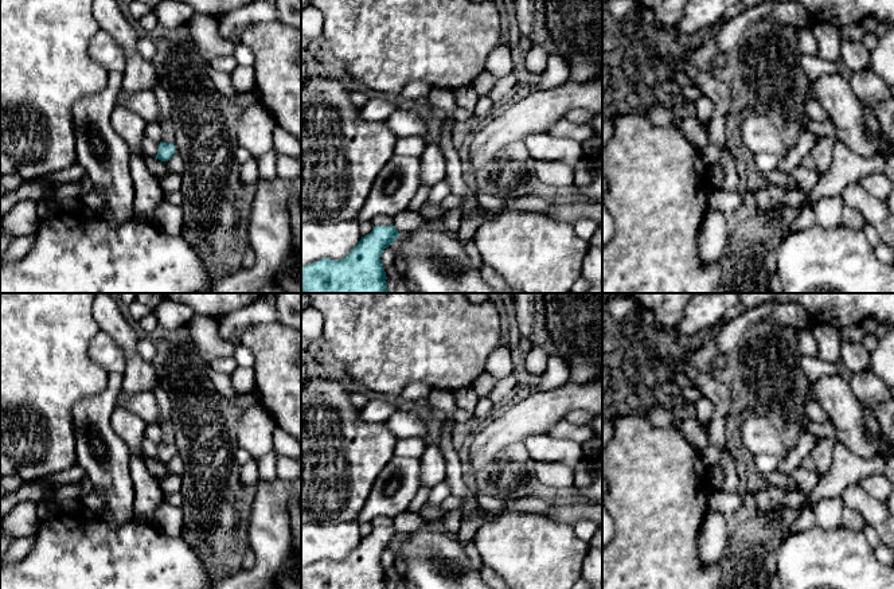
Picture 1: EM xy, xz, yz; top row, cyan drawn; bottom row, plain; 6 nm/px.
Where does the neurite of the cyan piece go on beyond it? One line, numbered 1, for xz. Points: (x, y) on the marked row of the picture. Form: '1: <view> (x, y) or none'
1: none

